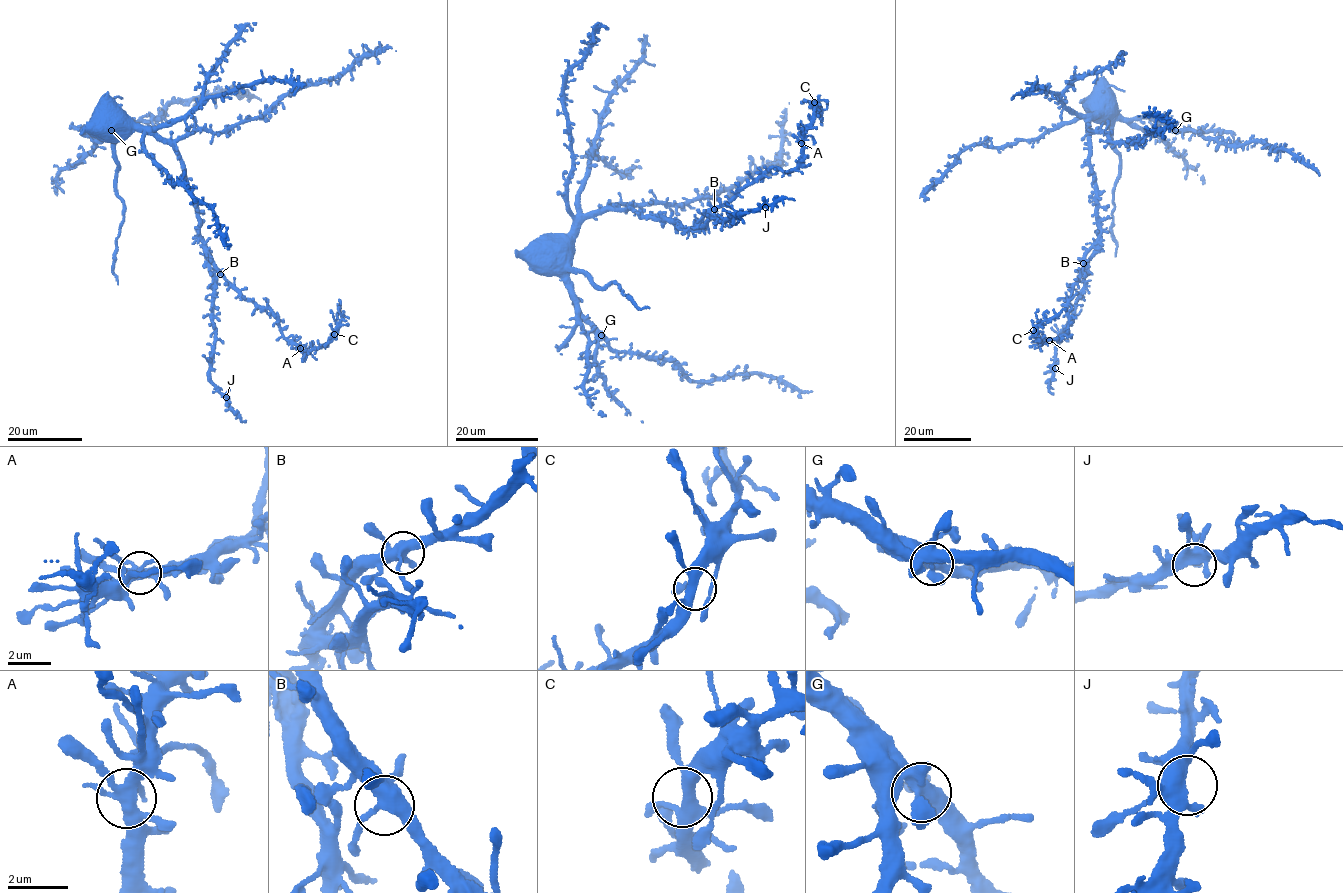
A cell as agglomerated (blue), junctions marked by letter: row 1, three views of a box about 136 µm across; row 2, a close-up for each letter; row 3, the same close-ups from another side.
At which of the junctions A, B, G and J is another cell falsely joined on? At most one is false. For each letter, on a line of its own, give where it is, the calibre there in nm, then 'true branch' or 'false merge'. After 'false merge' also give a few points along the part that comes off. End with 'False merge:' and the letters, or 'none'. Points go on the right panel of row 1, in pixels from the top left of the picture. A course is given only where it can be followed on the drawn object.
A: at (1049, 340); 320 nm thick; true branch
B: at (1083, 263); 420 nm thick; true branch
G: at (1175, 130); 440 nm thick; true branch
J: at (1055, 368); 400 nm thick; true branch
False merge: none

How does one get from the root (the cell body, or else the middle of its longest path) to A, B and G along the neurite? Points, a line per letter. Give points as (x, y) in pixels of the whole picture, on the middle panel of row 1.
A: (601, 210), (627, 208), (689, 228), (773, 168), (786, 172), (797, 167), (801, 143)
B: (601, 210), (627, 208), (641, 216), (678, 222), (689, 228), (714, 209)
G: (601, 210), (580, 225), (574, 237), (568, 278), (569, 293), (576, 312), (601, 335)

